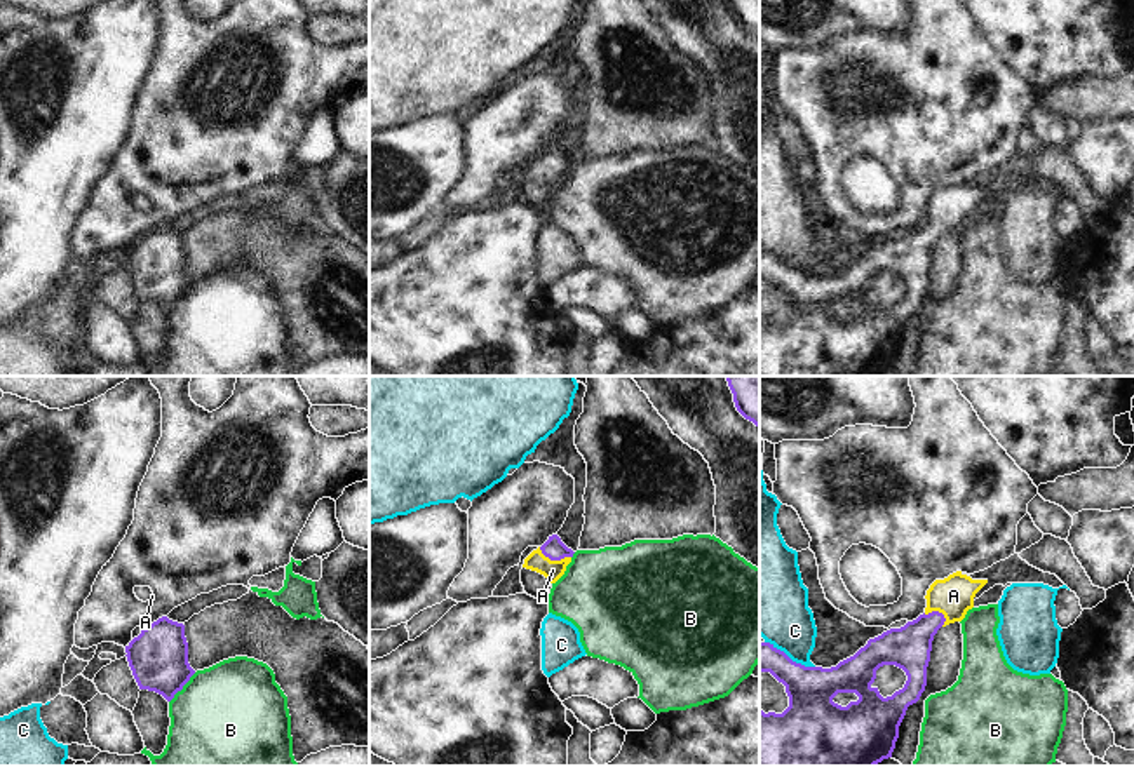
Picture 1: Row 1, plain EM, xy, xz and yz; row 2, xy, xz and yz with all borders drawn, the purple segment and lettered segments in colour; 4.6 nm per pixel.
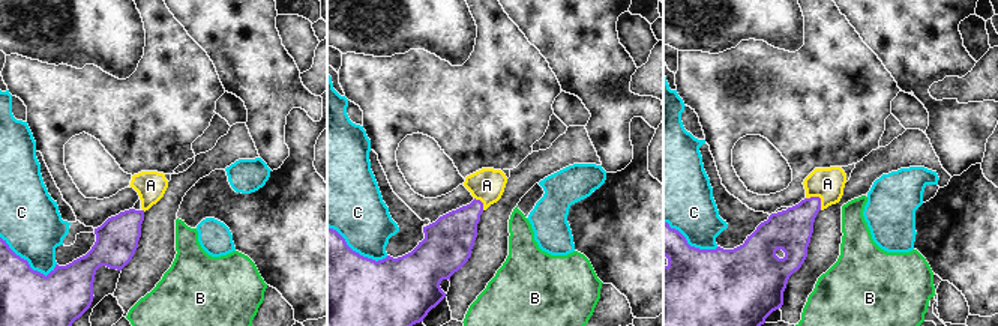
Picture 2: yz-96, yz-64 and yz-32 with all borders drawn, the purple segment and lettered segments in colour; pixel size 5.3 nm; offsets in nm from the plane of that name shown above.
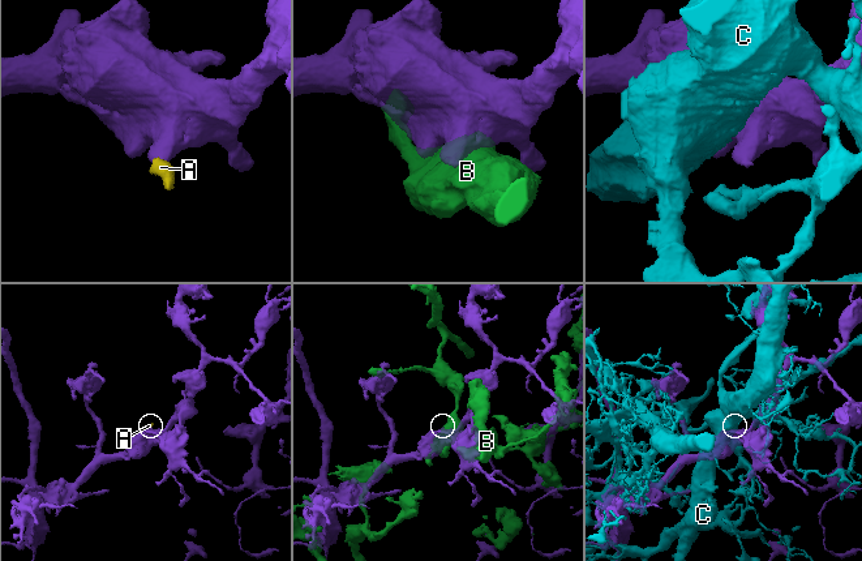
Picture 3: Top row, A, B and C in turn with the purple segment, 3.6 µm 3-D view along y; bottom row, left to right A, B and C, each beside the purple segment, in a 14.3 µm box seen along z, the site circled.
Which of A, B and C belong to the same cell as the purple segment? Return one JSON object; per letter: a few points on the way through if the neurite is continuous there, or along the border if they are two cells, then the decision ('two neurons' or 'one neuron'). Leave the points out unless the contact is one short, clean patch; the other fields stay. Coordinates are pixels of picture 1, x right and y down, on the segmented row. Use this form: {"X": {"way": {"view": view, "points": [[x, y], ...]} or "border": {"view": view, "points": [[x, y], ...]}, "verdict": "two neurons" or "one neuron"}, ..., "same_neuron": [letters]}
{"A": {"way": {"view": "xz", "points": [[554, 549], [554, 559], [553, 570]]}, "verdict": "one neuron"}, "B": {"verdict": "two neurons"}, "C": {"verdict": "two neurons"}, "same_neuron": ["A"]}

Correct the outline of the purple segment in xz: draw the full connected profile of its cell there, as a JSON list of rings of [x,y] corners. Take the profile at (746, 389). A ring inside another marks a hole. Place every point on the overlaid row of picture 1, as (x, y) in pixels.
[[[725,376],[737,411],[759,427],[759,376]]]

